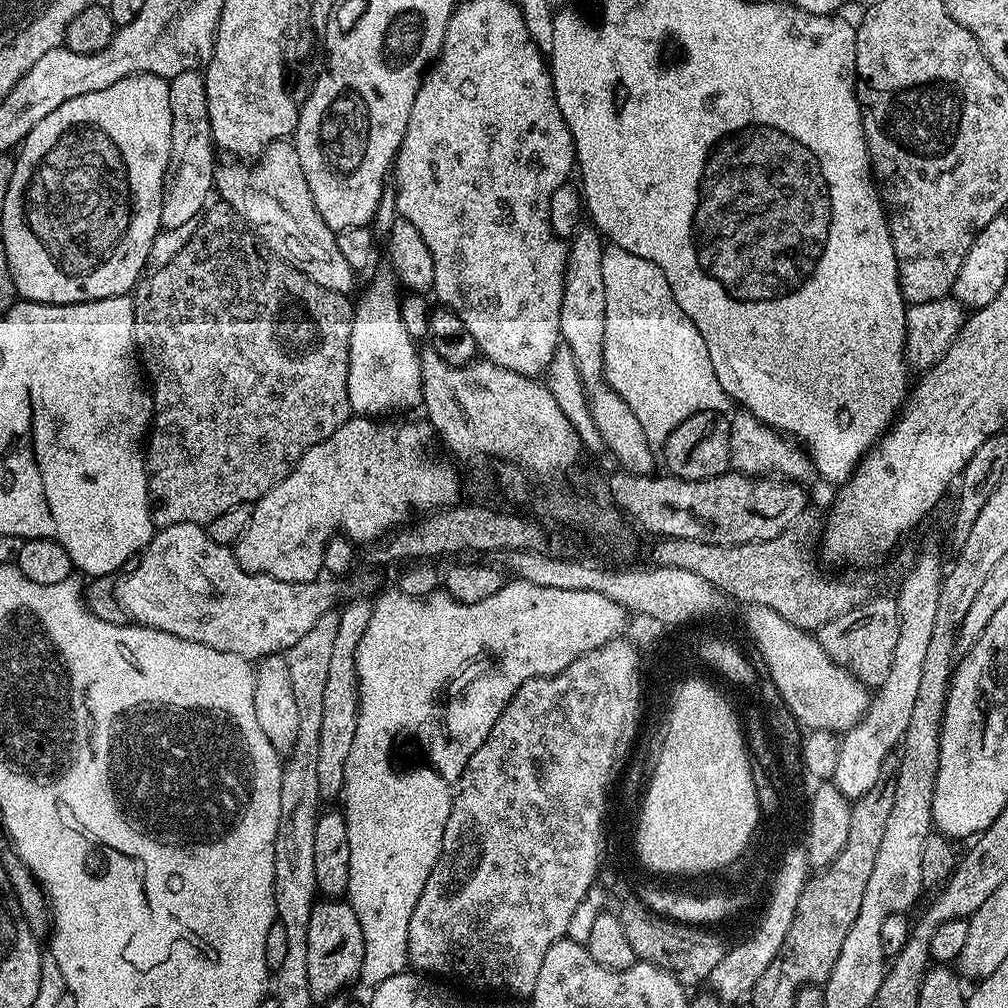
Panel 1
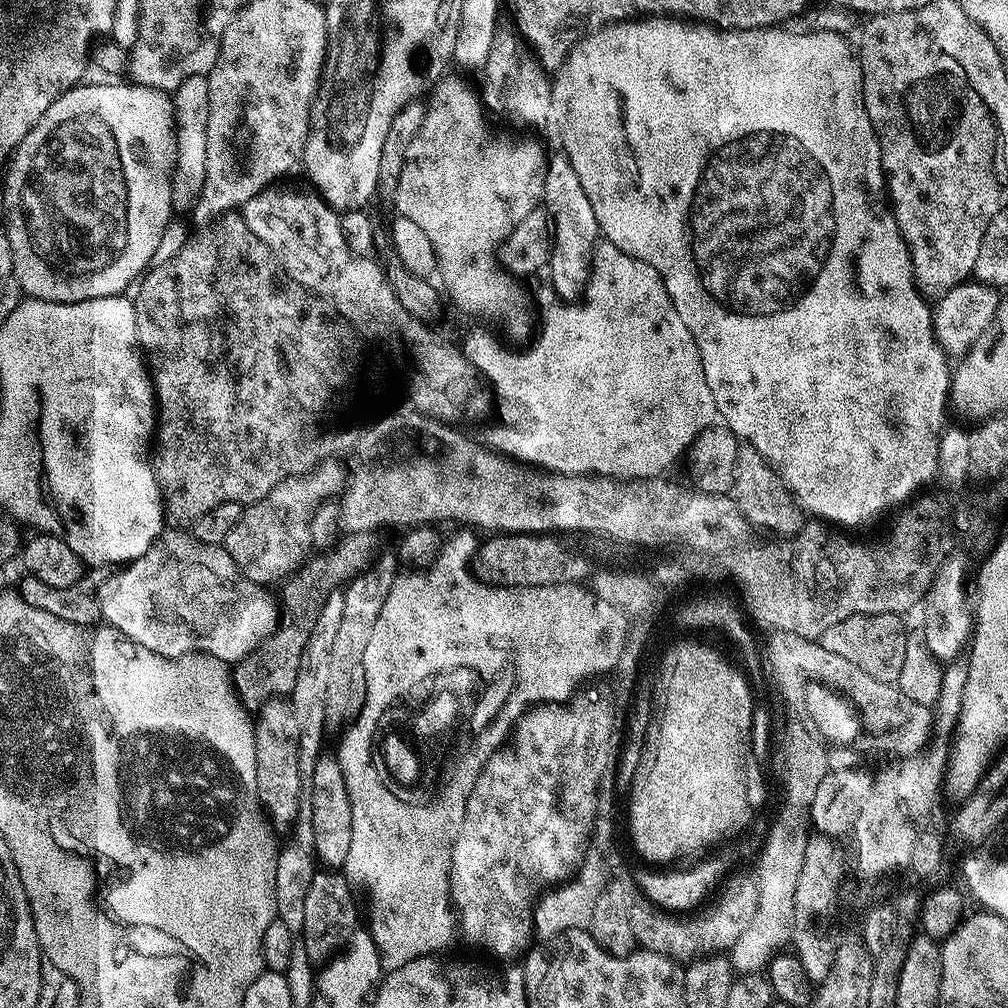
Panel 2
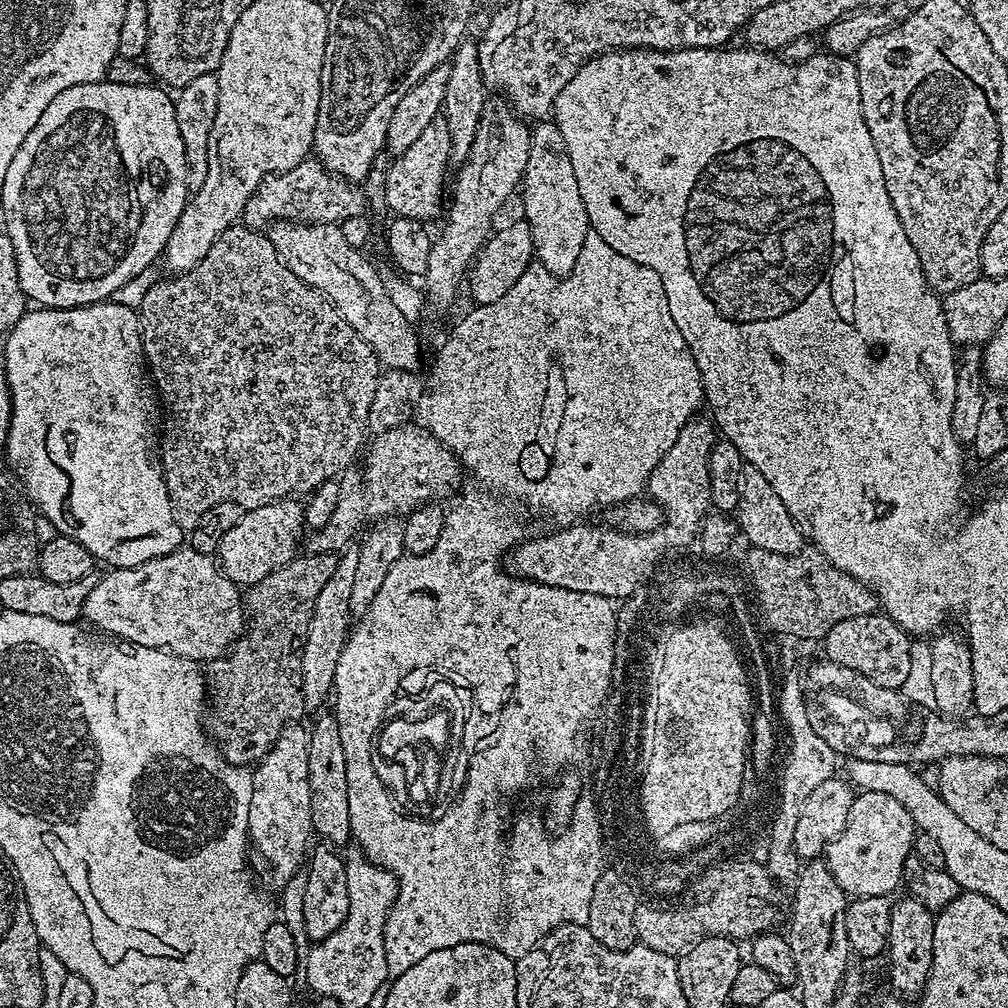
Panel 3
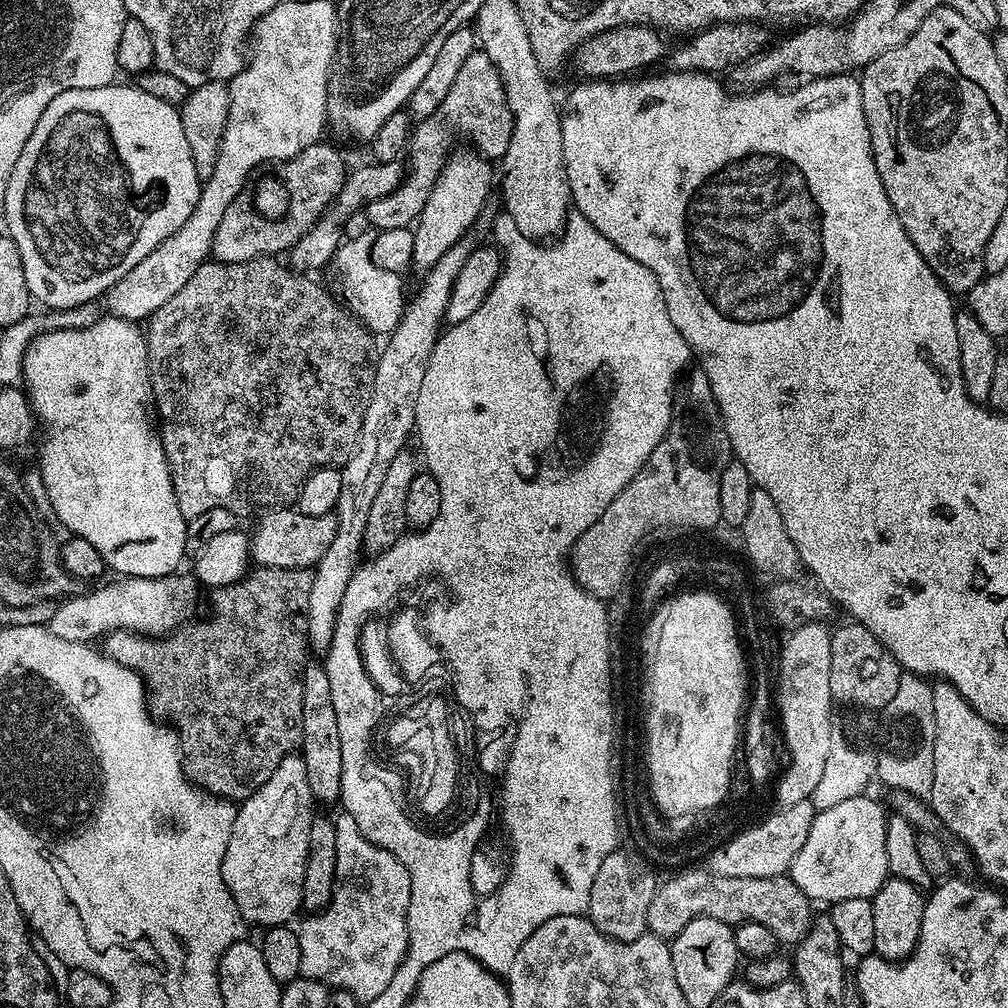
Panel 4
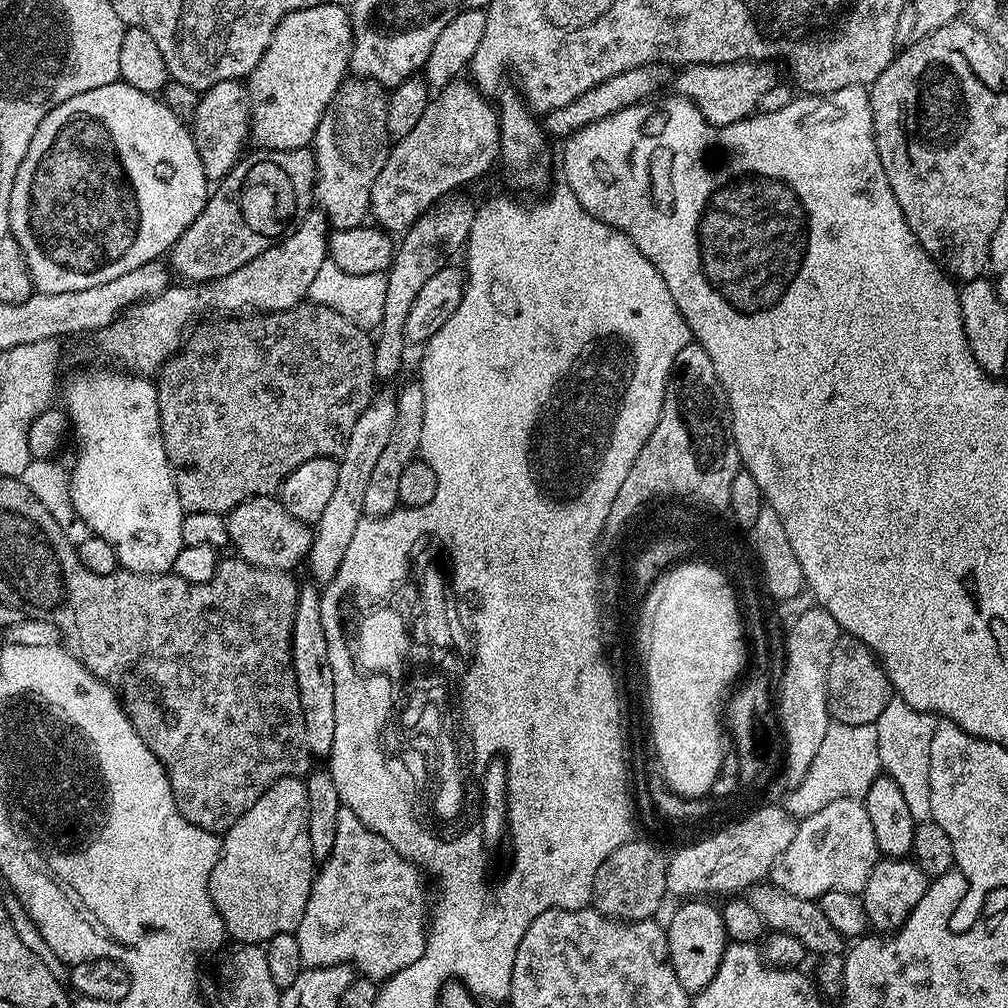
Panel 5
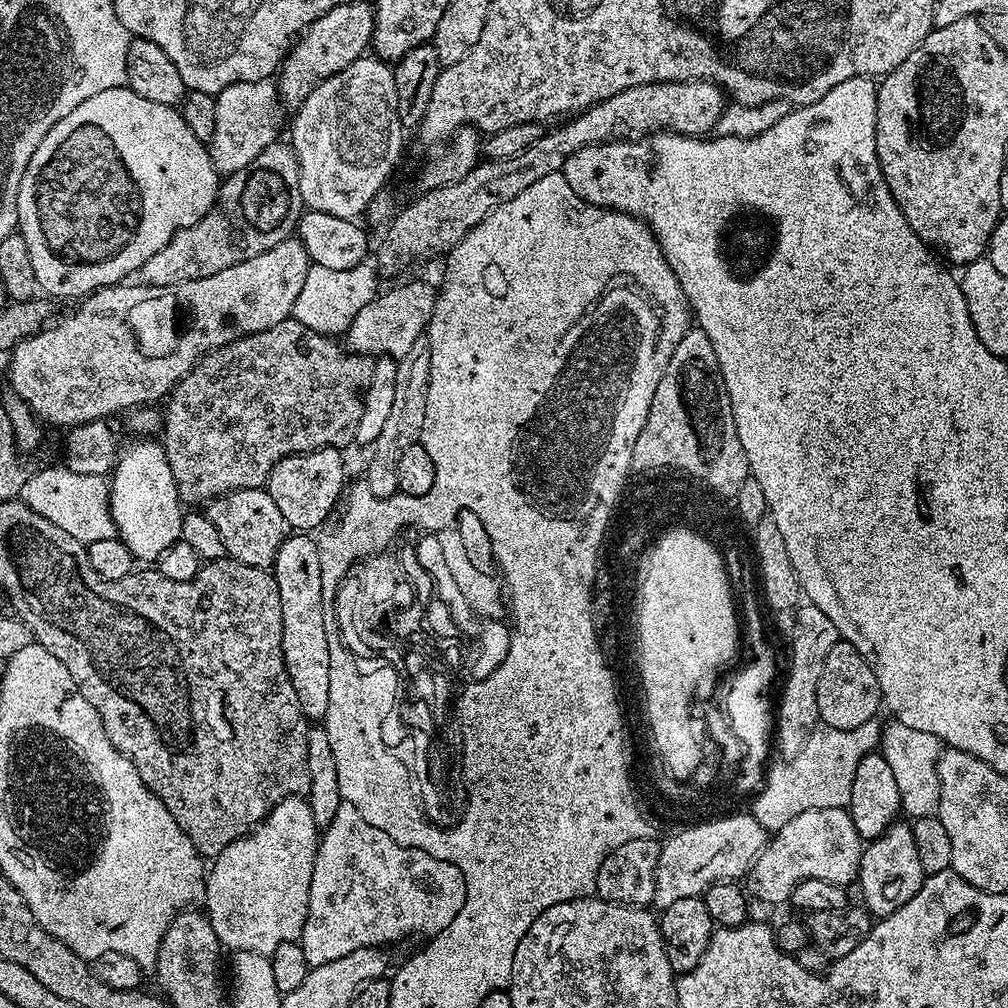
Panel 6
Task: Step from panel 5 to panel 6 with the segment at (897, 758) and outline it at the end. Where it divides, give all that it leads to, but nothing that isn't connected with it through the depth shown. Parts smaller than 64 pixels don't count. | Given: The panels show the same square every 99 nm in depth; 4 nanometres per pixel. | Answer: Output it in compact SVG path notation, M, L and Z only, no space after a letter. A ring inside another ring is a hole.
M889 722L883 725L878 751L886 758L890 771L898 781L903 815L908 818L937 815L940 810L940 779L938 778L938 758L942 751L940 737L926 734L926 730L914 730L910 726Z

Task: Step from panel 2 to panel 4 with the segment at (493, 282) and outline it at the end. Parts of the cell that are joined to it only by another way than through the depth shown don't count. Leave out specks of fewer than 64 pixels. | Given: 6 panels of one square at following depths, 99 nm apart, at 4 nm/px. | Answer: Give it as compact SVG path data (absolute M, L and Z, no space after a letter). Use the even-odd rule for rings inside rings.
M385 160L383 162L368 162L365 168L356 168L347 173L344 177L342 190L333 198L328 209L321 214L318 222L298 242L290 249L291 267L300 274L316 274L319 268L324 268L333 263L336 251L342 243L342 229L344 223L351 216L357 215L365 207L367 201L381 200L384 196L389 196L391 192L400 185L404 178L406 168L400 160Z

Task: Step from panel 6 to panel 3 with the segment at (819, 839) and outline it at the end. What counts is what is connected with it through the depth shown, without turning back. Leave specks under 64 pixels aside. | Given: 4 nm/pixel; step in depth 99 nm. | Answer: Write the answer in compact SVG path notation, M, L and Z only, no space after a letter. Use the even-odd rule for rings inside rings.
M861 791L850 806L848 820L844 824L842 834L829 842L826 849L826 863L834 882L849 897L857 896L892 896L895 888L901 887L905 879L904 863L908 856L913 855L918 829L907 812L894 798L874 792Z

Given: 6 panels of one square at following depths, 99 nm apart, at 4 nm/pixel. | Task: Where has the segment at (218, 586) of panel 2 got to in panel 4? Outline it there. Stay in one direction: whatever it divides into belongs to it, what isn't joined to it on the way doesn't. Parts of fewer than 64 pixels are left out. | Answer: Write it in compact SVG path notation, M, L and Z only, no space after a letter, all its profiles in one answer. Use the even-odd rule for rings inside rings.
M173 574L171 576L120 576L119 578L115 578L116 580L110 581L109 584L101 583L99 586L96 586L101 586L101 588L96 588L93 592L84 592L81 596L76 596L77 594L69 595L67 598L61 599L59 603L56 604L54 614L51 618L49 618L46 627L49 628L49 630L51 630L54 634L58 634L58 638L66 638L68 642L78 642L79 644L96 642L107 636L110 632L119 632L121 630L125 632L135 632L138 636L154 636L157 638L163 637L165 634L179 628L181 624L185 623L185 621L191 617L188 615L191 614L192 607L196 604L196 588L198 589L198 581L195 575L179 575L180 574Z

